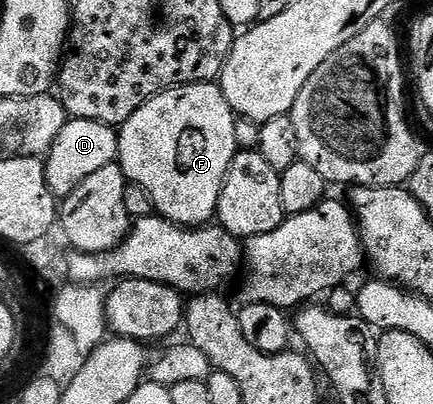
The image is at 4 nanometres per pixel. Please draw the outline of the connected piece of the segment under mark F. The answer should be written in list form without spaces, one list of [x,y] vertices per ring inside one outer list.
[[[218,82],[214,83],[190,83],[184,87],[171,87],[167,91],[154,95],[145,105],[141,105],[141,109],[137,109],[137,113],[133,113],[133,117],[129,117],[129,121],[125,121],[123,126],[118,128],[119,133],[119,158],[117,160],[119,167],[125,173],[128,183],[136,183],[141,185],[141,189],[145,189],[145,193],[149,193],[151,198],[151,206],[162,218],[168,219],[171,223],[175,223],[179,227],[202,227],[210,224],[216,218],[219,210],[219,198],[221,197],[221,189],[225,177],[229,173],[229,165],[233,161],[236,153],[235,145],[235,121],[236,114],[232,111],[229,101],[225,101],[225,93],[222,86]]]

